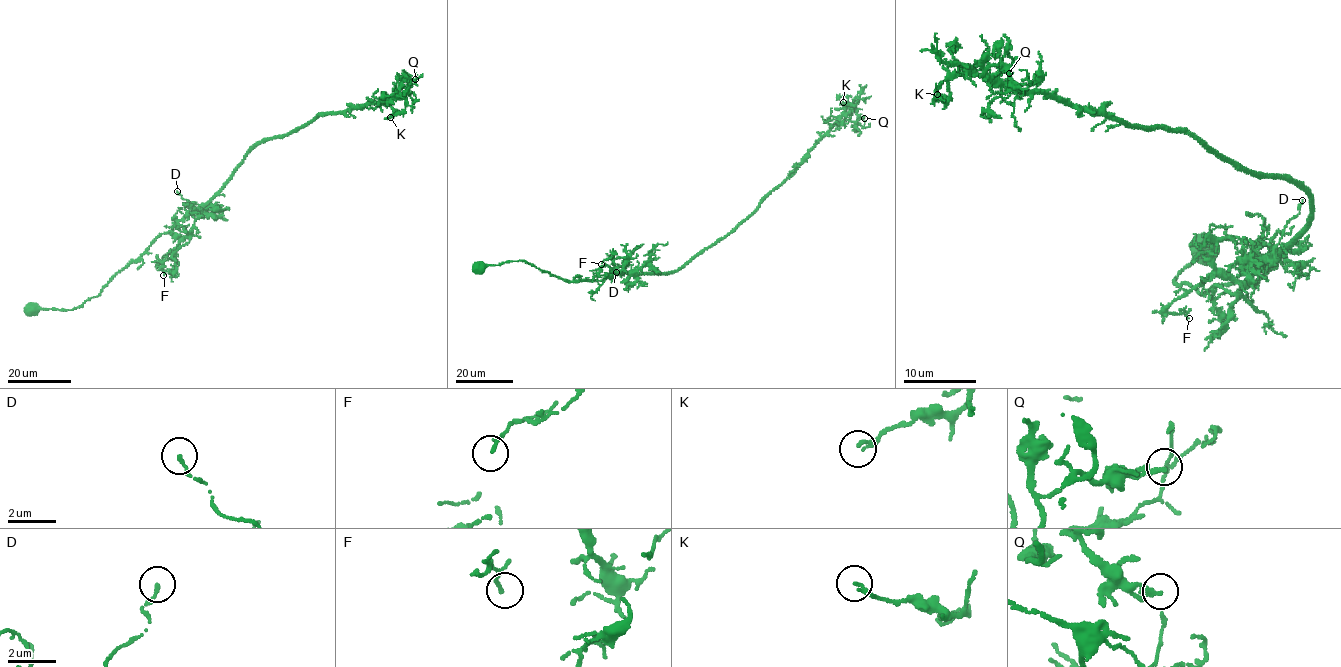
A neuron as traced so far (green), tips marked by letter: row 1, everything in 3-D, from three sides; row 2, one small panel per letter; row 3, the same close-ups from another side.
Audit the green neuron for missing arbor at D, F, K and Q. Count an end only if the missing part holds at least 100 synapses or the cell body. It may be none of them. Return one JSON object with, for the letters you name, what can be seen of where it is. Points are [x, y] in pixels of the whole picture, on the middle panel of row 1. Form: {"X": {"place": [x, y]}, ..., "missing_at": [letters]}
{"missing_at": []}

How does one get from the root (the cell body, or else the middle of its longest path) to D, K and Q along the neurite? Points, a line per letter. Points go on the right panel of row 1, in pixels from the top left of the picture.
D: (1204, 251), (1173, 284), (1199, 294), (1256, 286), (1275, 267), (1268, 252), (1302, 200)
K: (1204, 251), (1173, 284), (1256, 286), (1309, 192), (962, 63), (937, 94)
Q: (1204, 251), (1173, 284), (1256, 286), (1309, 192), (982, 60), (1009, 73)

